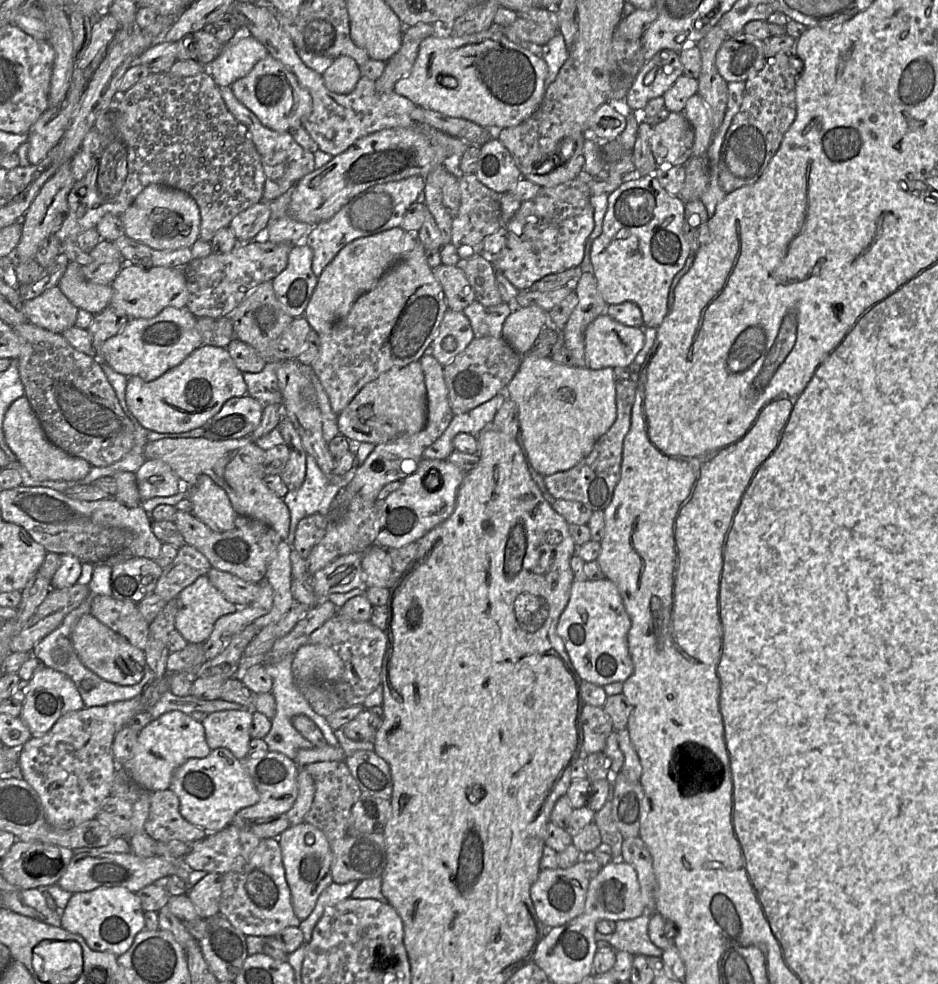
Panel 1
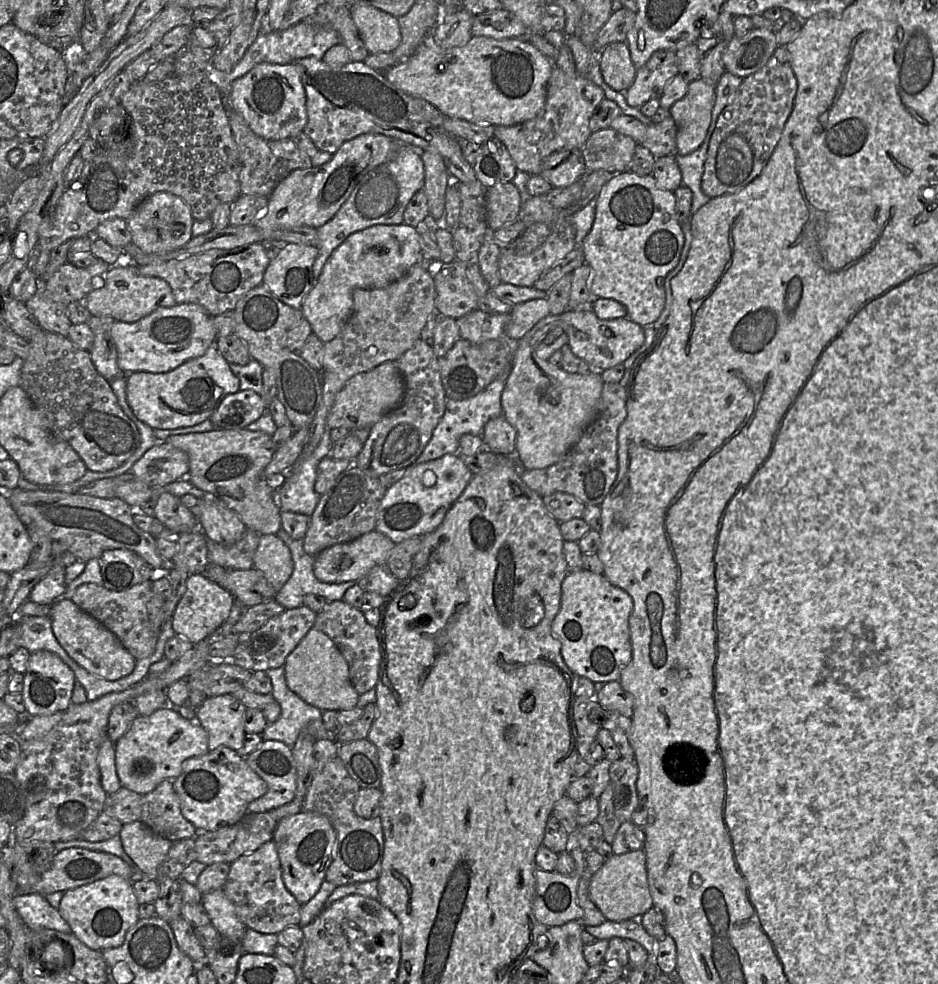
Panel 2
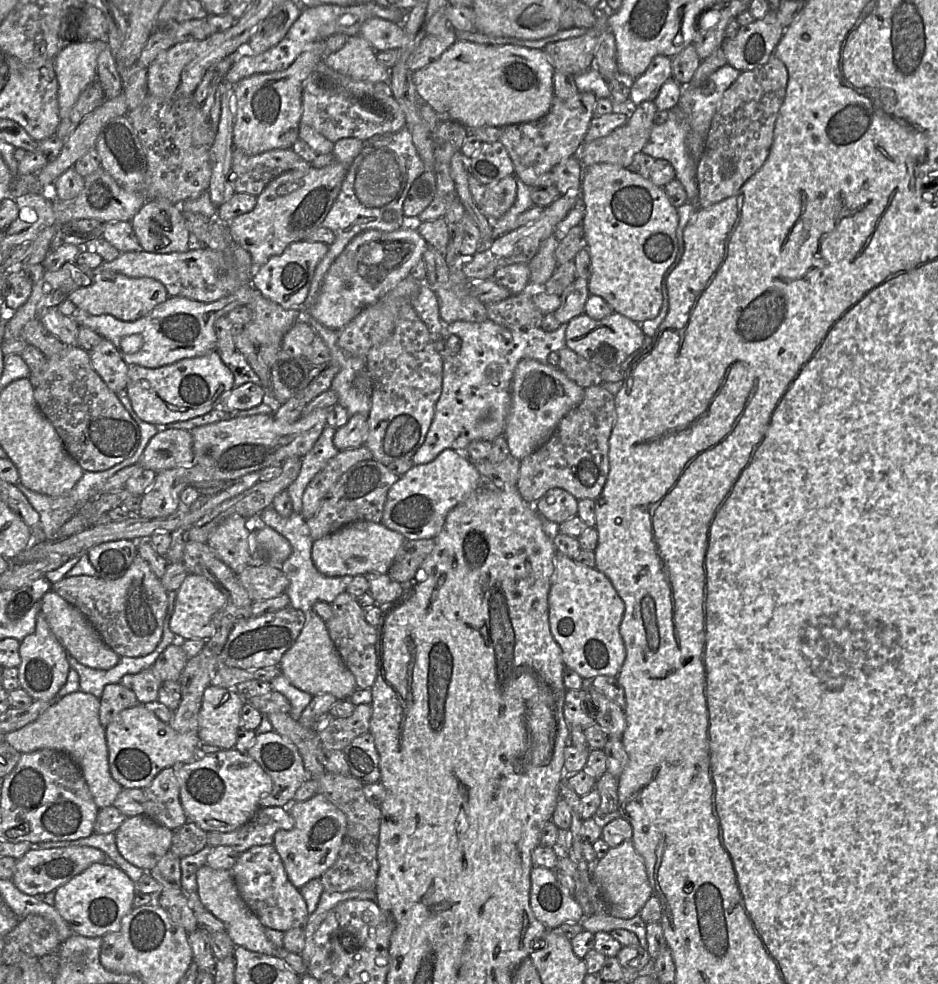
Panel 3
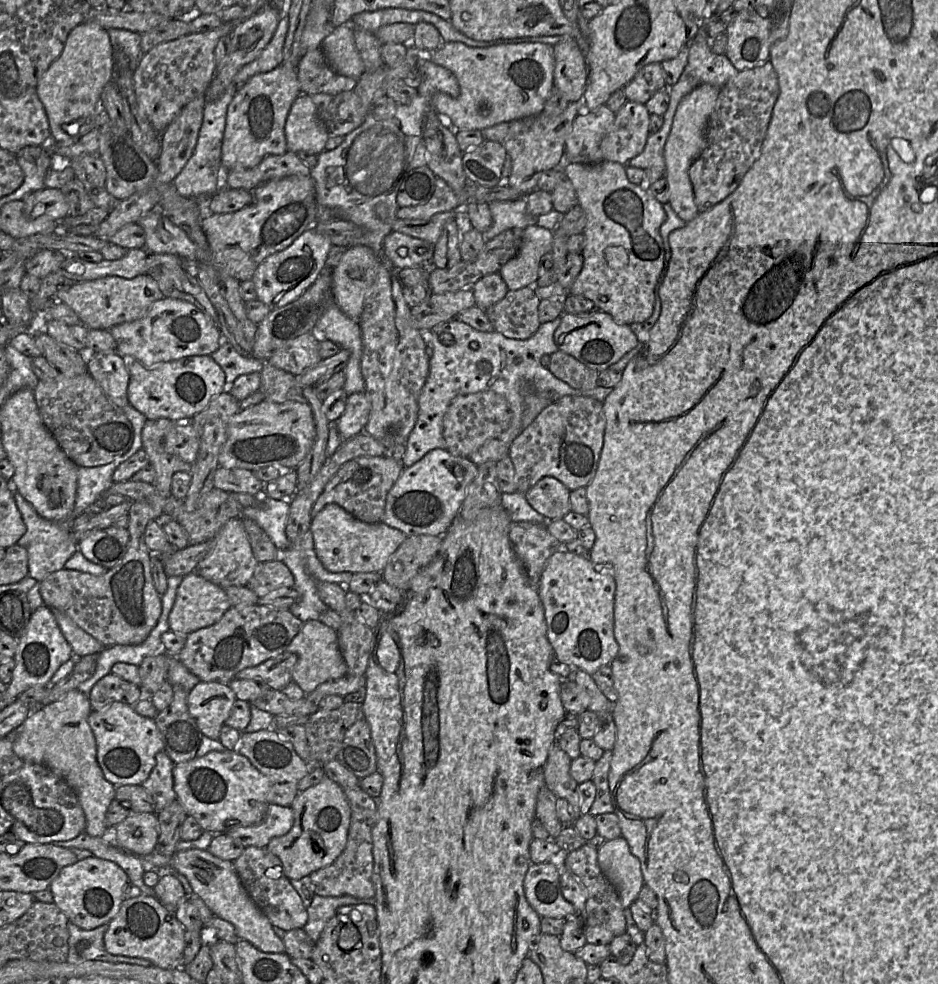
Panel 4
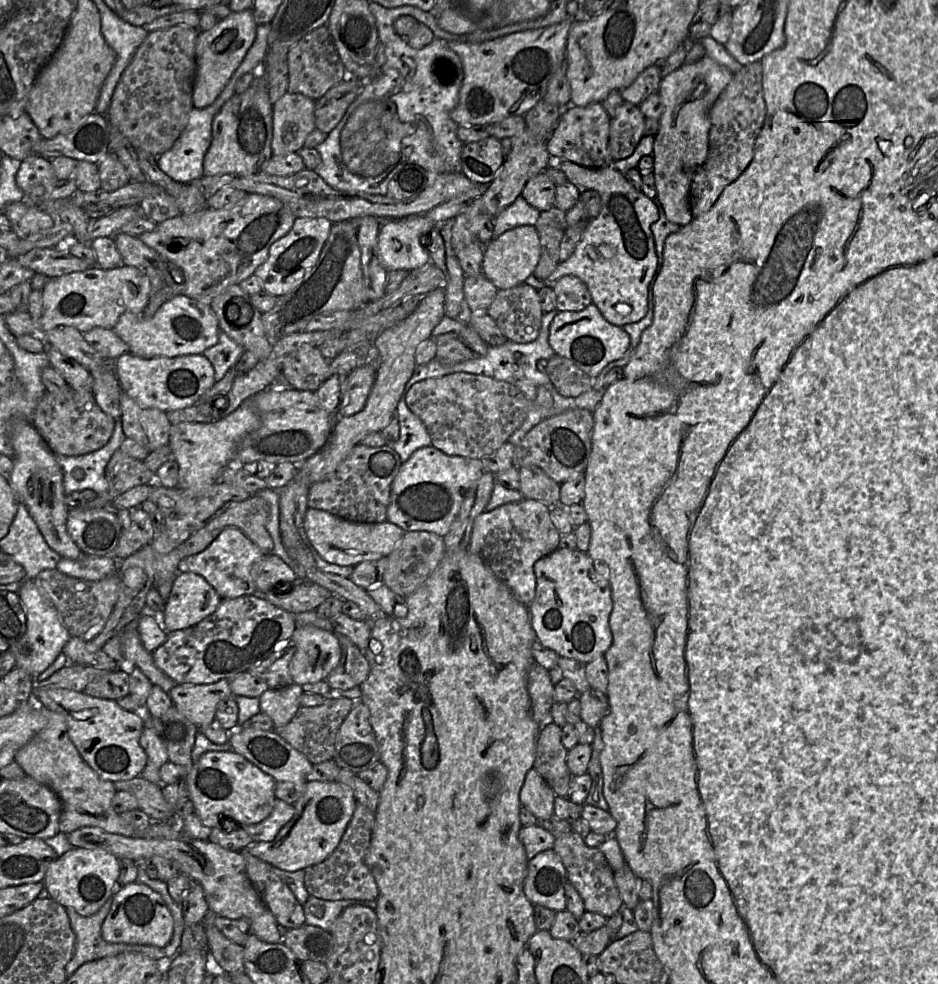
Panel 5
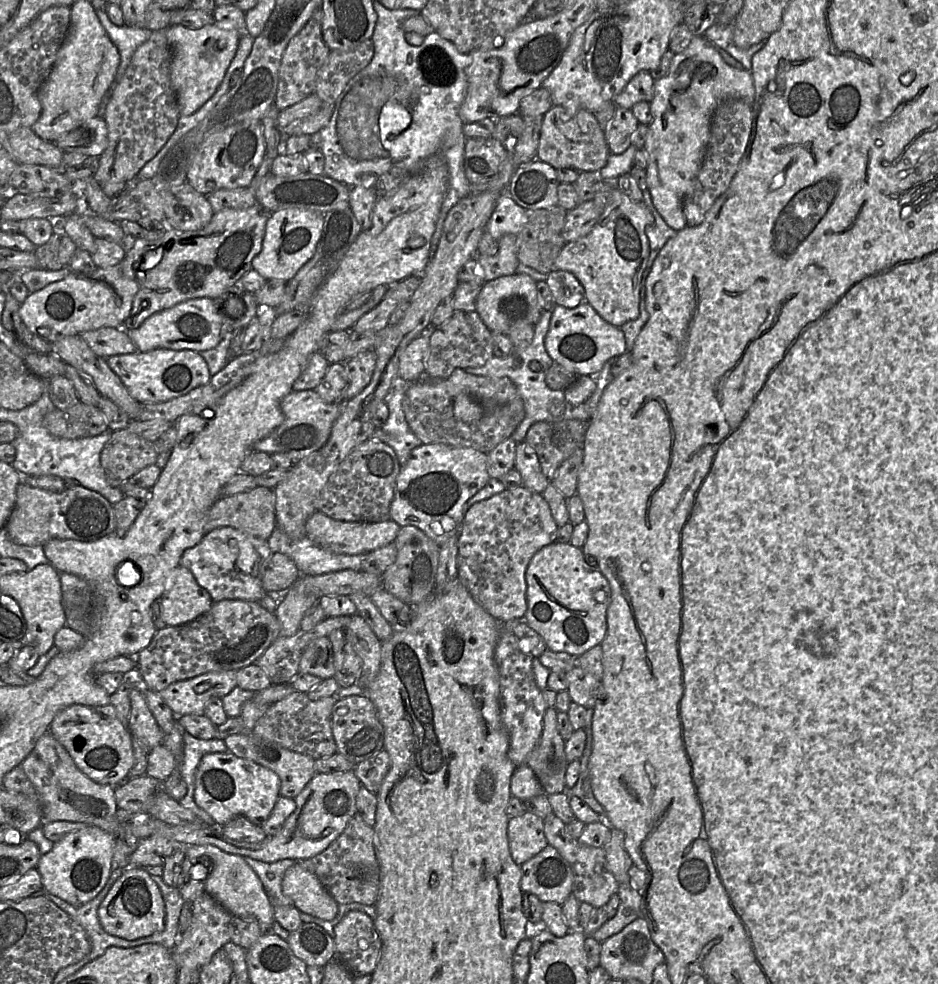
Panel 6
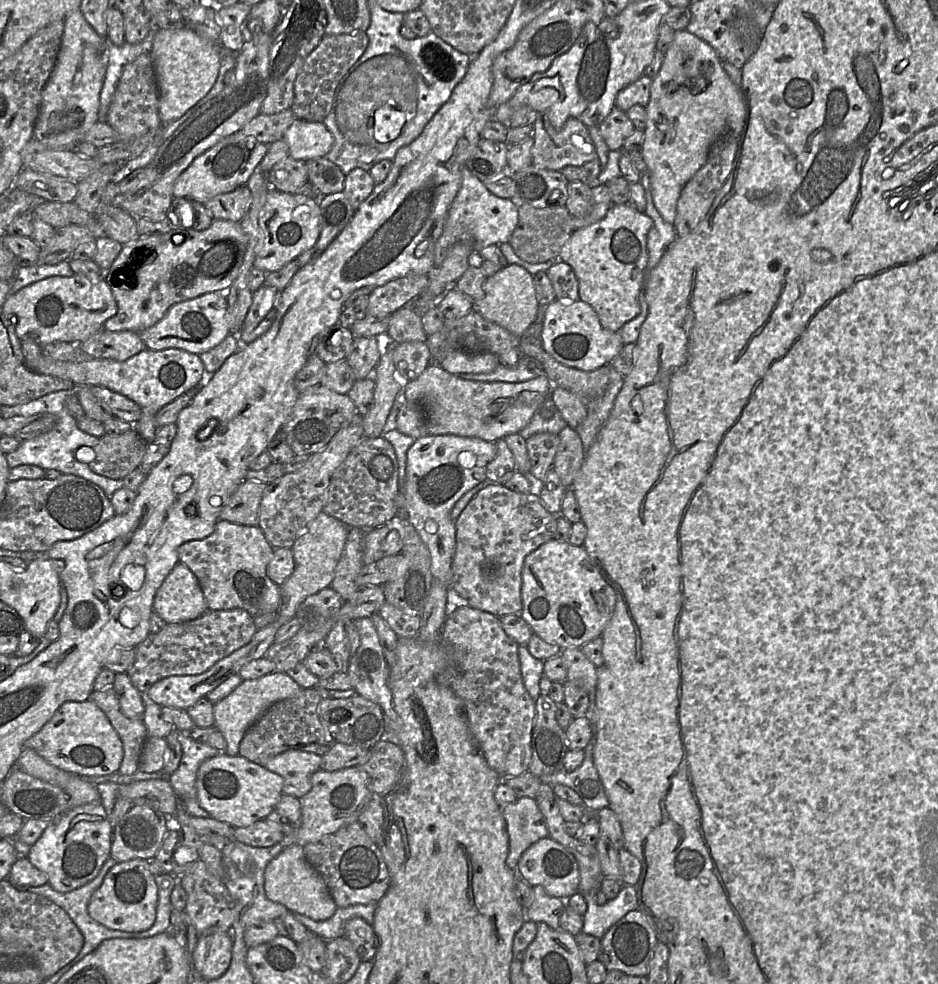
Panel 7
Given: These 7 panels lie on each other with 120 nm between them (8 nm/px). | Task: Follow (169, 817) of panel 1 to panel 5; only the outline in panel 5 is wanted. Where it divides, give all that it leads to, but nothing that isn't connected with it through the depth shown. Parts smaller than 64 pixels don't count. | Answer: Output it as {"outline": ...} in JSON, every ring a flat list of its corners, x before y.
{"outline":[[144,711,145,726,140,736,140,745,146,753,147,762,141,777,151,783,162,785,159,771,161,766,169,761,167,750,151,726,151,716]]}

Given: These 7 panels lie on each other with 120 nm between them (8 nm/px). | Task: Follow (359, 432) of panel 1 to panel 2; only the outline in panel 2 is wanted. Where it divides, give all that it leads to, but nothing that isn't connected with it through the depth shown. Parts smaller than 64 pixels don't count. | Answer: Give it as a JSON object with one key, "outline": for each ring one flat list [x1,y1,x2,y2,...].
{"outline":[[387,361,370,371,356,374,337,393,335,402,327,417,327,429,339,427,344,427,349,431,370,429,385,414,399,406,404,392,404,380,395,361]]}

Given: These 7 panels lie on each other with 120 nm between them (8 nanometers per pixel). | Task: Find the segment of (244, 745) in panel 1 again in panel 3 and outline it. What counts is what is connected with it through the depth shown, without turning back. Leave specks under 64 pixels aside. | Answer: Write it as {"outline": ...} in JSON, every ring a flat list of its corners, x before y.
{"outline":[[209,685,204,691,199,712,201,744,221,750,234,749,244,703,245,700,233,688]]}

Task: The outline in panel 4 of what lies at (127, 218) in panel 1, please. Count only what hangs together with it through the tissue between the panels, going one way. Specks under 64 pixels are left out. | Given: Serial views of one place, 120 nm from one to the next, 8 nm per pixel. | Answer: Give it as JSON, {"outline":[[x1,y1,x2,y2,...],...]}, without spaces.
{"outline":[[159,208,141,217,138,224,145,231,145,248,153,253,172,254,186,261,197,261,196,248,188,234,174,224]]}

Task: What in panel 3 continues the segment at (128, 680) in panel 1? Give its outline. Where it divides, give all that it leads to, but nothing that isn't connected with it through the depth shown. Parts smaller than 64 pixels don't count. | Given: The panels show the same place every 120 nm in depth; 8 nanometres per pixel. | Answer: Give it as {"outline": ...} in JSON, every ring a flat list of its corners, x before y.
{"outline":[[53,590,42,597,41,611,67,653,81,664,94,669,109,670,119,662,120,656,103,641,87,617]]}

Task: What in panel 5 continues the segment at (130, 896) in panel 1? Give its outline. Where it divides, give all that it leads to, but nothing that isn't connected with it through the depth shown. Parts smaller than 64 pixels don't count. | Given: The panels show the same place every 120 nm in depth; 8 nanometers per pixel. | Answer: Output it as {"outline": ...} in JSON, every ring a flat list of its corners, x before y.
{"outline":[[73,847,49,864,43,883,49,896,61,906,89,917,97,913,117,892,119,875,120,863,114,855,102,849]]}

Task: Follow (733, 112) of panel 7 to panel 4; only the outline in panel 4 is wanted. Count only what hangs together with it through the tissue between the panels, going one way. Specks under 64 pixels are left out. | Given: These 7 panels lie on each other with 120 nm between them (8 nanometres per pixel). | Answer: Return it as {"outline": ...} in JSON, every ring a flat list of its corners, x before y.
{"outline":[[702,84,686,95,677,107,672,127,664,147,665,170,663,176,669,186,668,203,675,213,685,222,693,220,699,213,689,178,689,168,706,146,708,120,720,91,720,88,713,85]]}

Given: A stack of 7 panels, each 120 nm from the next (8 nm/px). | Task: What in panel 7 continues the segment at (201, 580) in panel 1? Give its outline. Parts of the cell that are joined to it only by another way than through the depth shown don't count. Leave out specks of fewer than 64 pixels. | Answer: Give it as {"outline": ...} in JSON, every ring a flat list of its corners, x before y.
{"outline":[[178,562,158,589,153,611,166,624,194,620,208,610,206,600,193,572]]}

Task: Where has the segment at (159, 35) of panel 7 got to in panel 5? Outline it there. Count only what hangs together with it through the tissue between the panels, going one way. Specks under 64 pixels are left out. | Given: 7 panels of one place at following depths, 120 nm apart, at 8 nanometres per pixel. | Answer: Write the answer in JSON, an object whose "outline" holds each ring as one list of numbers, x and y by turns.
{"outline":[[251,10,231,12,210,30,199,31,196,45,197,72,193,87,193,107,204,109,221,94,234,71,243,61,256,37,257,24]]}

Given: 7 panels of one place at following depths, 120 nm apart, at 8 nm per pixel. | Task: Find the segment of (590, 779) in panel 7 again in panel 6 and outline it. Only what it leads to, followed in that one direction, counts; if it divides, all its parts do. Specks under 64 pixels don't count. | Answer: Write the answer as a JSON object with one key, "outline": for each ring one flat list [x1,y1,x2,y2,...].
{"outline":[[590,708,587,710,586,726,584,727,584,730,586,732,586,744,583,755,580,758,580,775,578,781,572,788,566,789,566,792,569,795,576,795,580,799,582,799,600,816,601,819,607,821,606,811,596,799,590,780,589,759,592,754,593,746,593,713,594,708]]}

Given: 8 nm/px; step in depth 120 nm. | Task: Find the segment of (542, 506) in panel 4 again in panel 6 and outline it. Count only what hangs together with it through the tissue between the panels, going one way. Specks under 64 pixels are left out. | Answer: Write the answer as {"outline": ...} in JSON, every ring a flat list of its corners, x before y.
{"outline":[[526,441,516,446,515,469,522,476,523,485,540,494,543,494,551,483,542,472,536,452]]}

